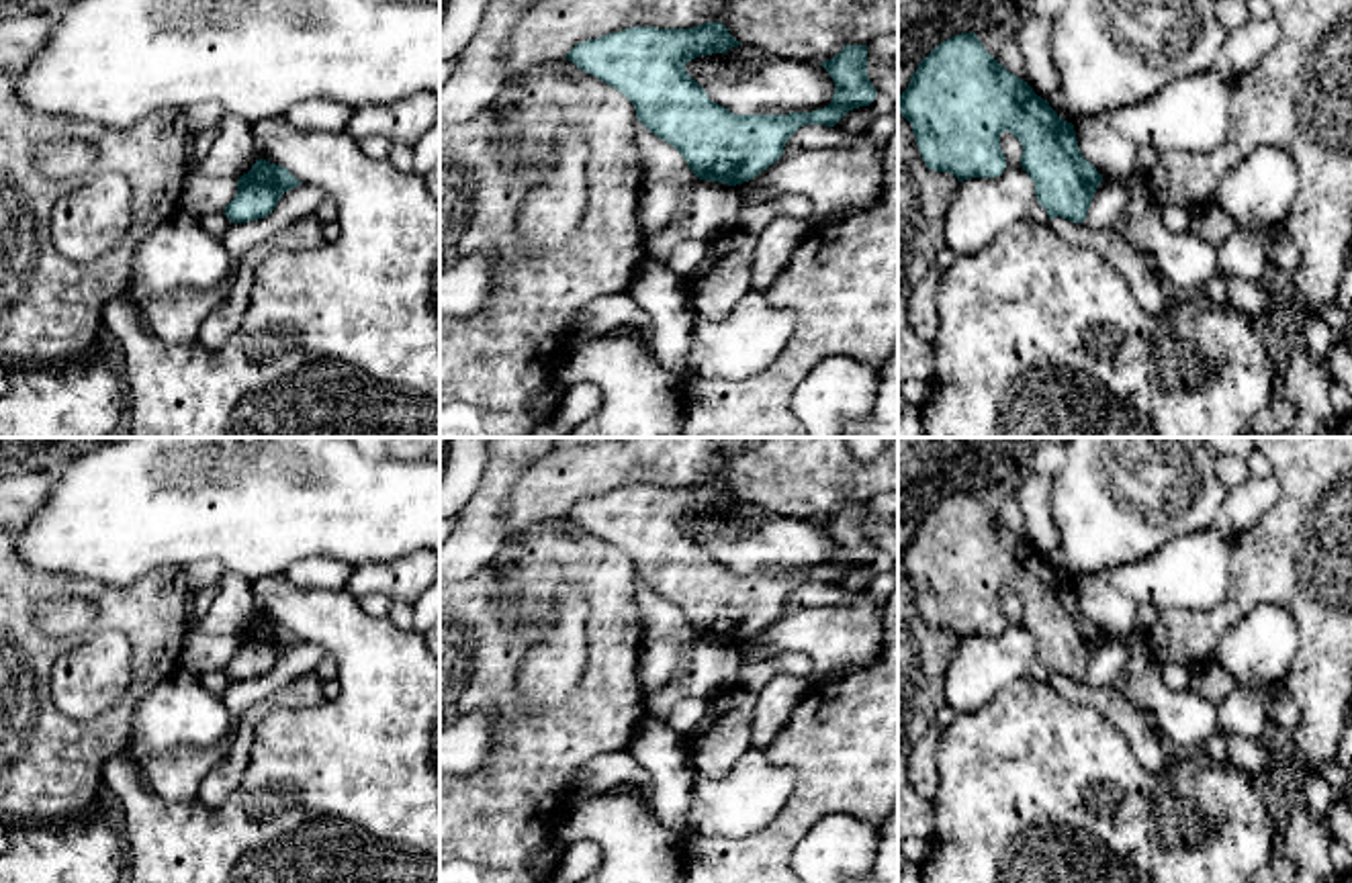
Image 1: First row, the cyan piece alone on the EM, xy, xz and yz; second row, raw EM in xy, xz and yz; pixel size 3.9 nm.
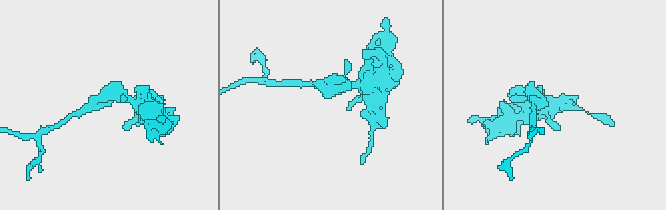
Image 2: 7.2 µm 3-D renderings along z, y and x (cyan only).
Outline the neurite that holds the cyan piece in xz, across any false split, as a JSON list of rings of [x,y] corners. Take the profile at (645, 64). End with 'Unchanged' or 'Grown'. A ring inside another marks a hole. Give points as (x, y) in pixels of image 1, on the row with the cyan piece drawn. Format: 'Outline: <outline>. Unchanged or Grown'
Outline: [[[722,22],[691,29],[632,27],[577,43],[567,59],[622,92],[636,108],[636,119],[659,139],[673,145],[700,180],[736,186],[753,180],[783,155],[787,139],[804,125],[835,127],[849,110],[869,106],[877,94],[867,78],[867,45],[845,45],[839,55],[822,61],[835,82],[828,106],[790,114],[734,114],[712,102],[706,90],[687,74],[685,63],[738,47]]]. Unchanged

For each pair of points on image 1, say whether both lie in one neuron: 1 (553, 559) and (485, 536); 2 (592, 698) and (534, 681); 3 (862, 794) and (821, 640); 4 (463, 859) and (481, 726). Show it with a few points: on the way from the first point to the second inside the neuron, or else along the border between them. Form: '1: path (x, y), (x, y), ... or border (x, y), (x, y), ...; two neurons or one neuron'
1: border (504, 546), (485, 567), (467, 577); two neurons
2: border (586, 644), (573, 693), (555, 712), (532, 718); two neurons
3: border (874, 659), (864, 669), (813, 685); two neurons
4: border (493, 726), (491, 757), (479, 769), (461, 777); two neurons

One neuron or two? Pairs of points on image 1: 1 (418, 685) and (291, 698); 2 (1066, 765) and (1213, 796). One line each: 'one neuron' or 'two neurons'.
1: two neurons
2: one neuron

